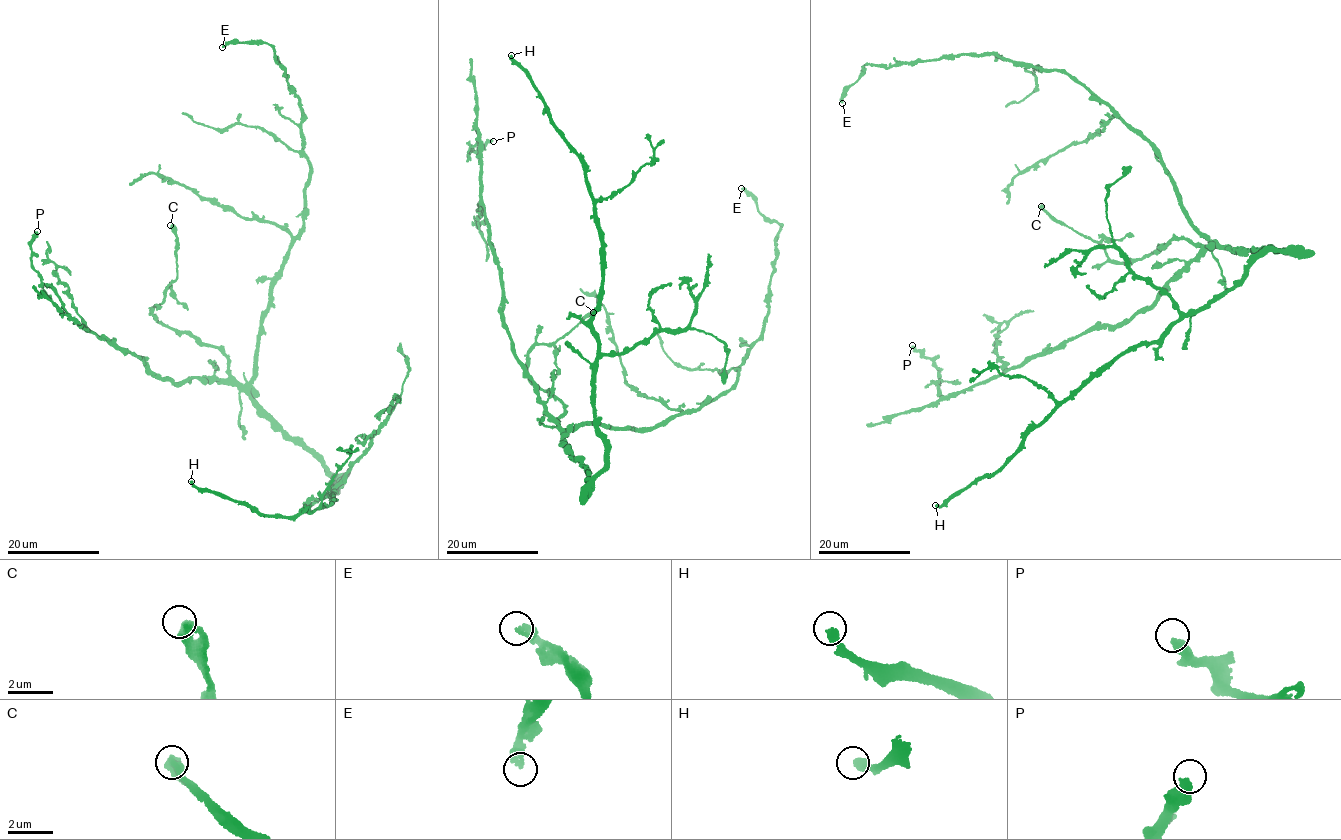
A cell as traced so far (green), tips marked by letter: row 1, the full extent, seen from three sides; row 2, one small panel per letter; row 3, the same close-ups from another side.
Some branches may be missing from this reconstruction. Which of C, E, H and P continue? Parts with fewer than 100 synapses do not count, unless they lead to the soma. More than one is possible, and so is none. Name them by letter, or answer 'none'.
H

